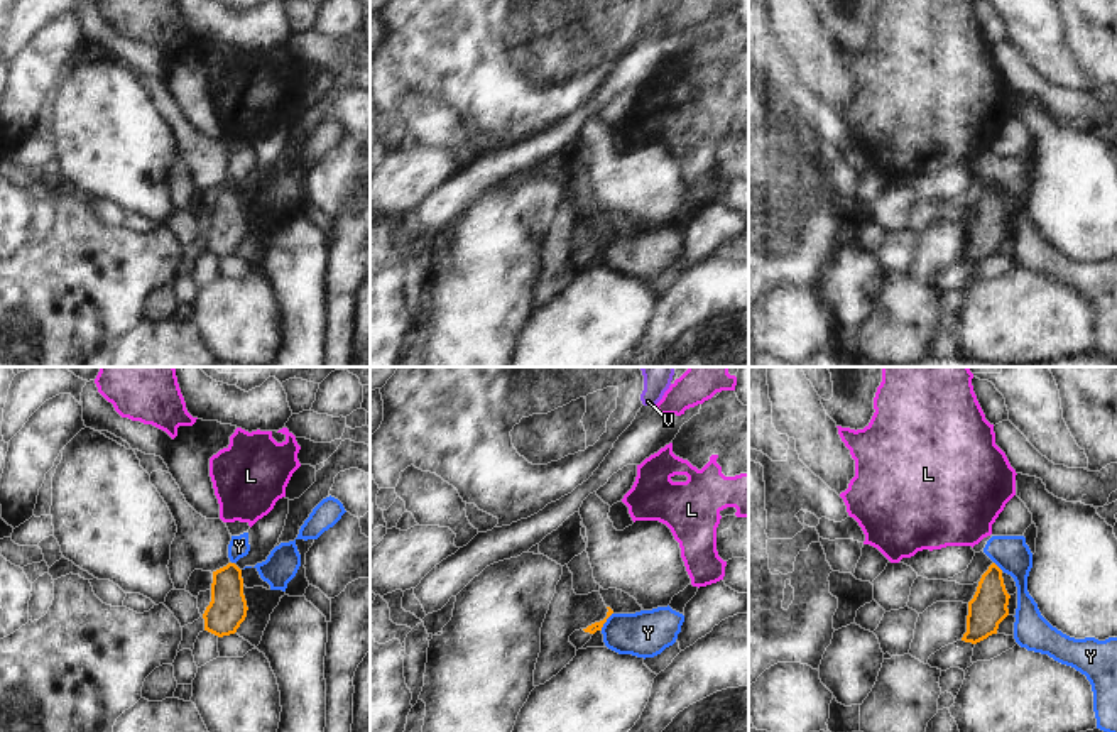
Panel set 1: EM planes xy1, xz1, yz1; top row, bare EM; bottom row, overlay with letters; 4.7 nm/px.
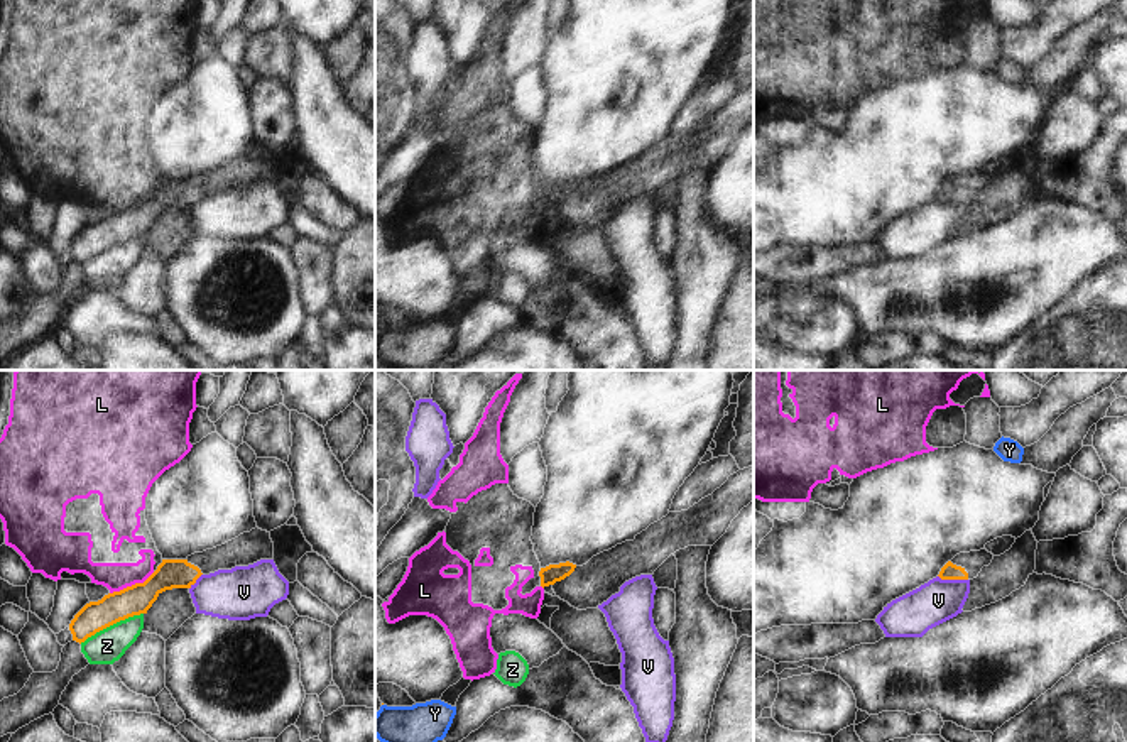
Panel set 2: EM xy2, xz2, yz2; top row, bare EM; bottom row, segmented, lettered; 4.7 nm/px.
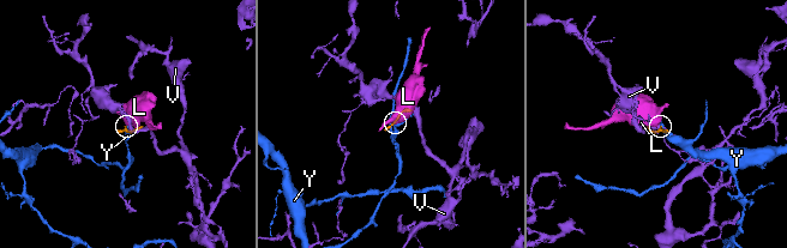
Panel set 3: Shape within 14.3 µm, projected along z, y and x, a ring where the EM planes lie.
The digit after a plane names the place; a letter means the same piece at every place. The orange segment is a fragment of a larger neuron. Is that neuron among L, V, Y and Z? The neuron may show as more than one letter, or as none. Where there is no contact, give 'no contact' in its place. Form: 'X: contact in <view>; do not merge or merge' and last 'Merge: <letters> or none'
L: contact in xy2; do not merge
V: contact in yz2; do not merge
Y: contact in xz1; do not merge
Z: contact in xy2; do not merge
Merge: none

